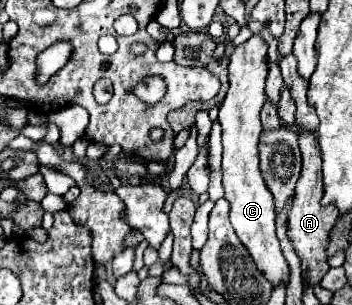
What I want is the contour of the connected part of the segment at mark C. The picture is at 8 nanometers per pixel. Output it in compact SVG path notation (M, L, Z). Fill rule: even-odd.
M252 35L246 43L238 45L230 57L228 77L230 89L220 107L220 125L222 125L222 173L224 173L224 199L230 203L230 223L240 239L240 243L248 249L254 259L258 271L272 283L272 287L290 283L290 267L282 255L278 237L276 237L276 211L274 199L258 167L258 142L262 132L260 109L266 101L264 81L268 75L266 63L268 45L262 35Z

